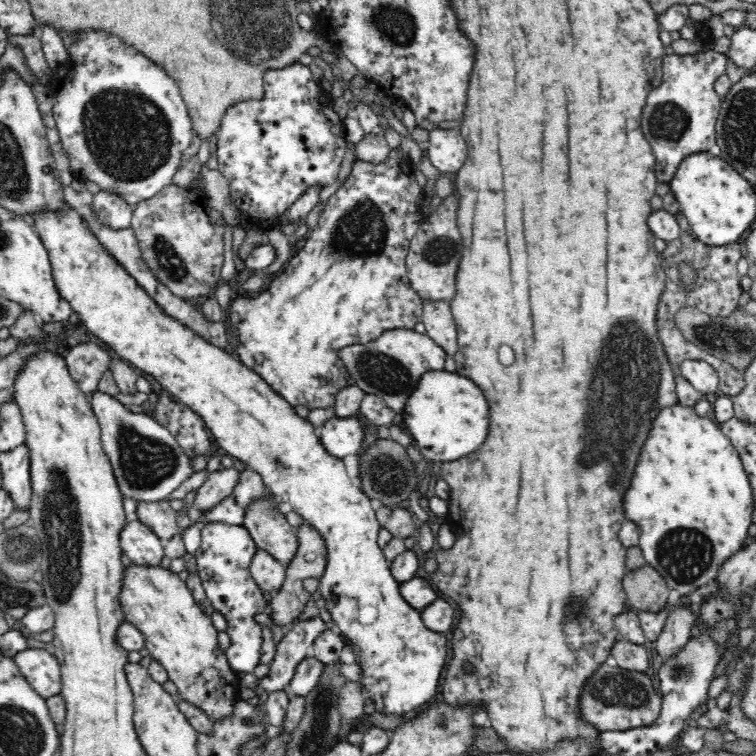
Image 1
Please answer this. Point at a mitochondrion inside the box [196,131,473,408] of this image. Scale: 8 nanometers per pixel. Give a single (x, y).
(359, 237)

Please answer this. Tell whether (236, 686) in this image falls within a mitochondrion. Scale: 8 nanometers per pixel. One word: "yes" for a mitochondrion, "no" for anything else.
no

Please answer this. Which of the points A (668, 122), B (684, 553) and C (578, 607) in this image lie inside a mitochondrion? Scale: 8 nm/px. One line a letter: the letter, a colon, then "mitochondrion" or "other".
A: mitochondrion
B: mitochondrion
C: mitochondrion

